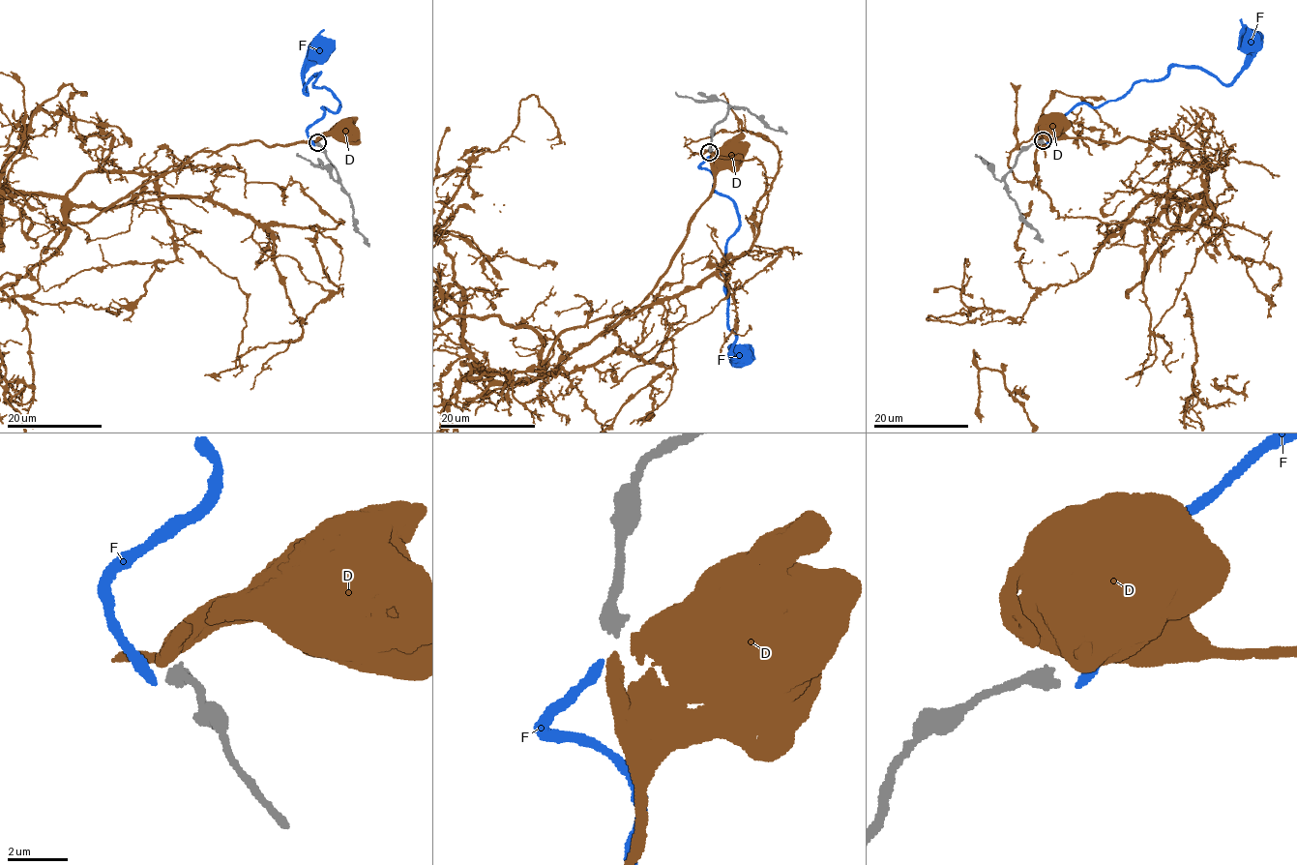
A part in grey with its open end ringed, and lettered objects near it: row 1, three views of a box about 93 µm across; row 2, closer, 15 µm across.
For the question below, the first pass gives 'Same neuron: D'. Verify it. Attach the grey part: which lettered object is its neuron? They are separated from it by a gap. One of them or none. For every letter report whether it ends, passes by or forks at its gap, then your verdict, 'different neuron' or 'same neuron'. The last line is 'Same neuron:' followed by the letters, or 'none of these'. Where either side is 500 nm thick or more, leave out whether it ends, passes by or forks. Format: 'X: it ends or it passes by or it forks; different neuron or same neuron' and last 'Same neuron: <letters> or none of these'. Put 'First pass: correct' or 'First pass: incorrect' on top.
First pass: incorrect
D: different neuron
F: different neuron
Same neuron: none of these

